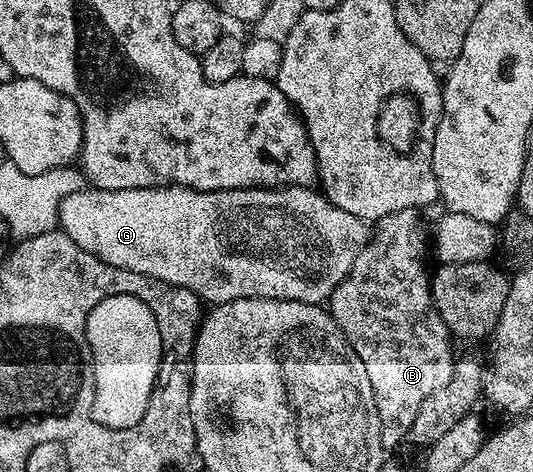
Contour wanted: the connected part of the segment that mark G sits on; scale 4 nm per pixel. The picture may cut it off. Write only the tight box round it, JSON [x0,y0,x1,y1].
[58,185,368,305]

